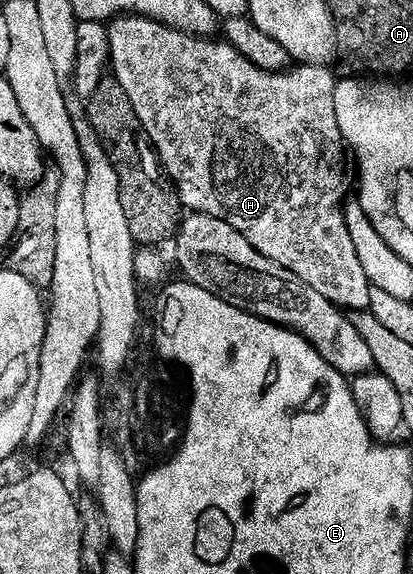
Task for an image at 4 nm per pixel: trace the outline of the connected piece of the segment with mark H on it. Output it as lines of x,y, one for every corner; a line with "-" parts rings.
120,16
114,19
107,31
107,39
111,49
110,73
115,81
121,84
121,88
125,88
125,96
129,96
129,104
133,104
135,121
140,127
143,125
148,140
155,145
155,150
159,153
160,164
167,169
168,176
175,181
173,190
180,203
186,209
188,206
188,211
208,214
217,220
225,220
225,224
237,228
237,232
241,232
241,236
245,236
245,240
249,240
249,244
253,244
253,248
257,248
261,256
273,260
281,268
293,272
293,276
305,280
309,288
321,292
325,300
329,300
340,310
344,312
370,311
373,287
365,276
365,268
361,268
361,260
357,260
357,248
353,248
353,239
349,236
349,228
345,224
347,212
343,193
347,190
349,154
345,149
341,124
337,124
337,104
333,104
336,75
331,75
332,71
326,66
306,64
288,68
281,74
265,72
257,68
257,64
245,60
245,56
241,56
241,52
234,50
226,40
215,42
216,40
197,38
194,34
185,34
148,18

